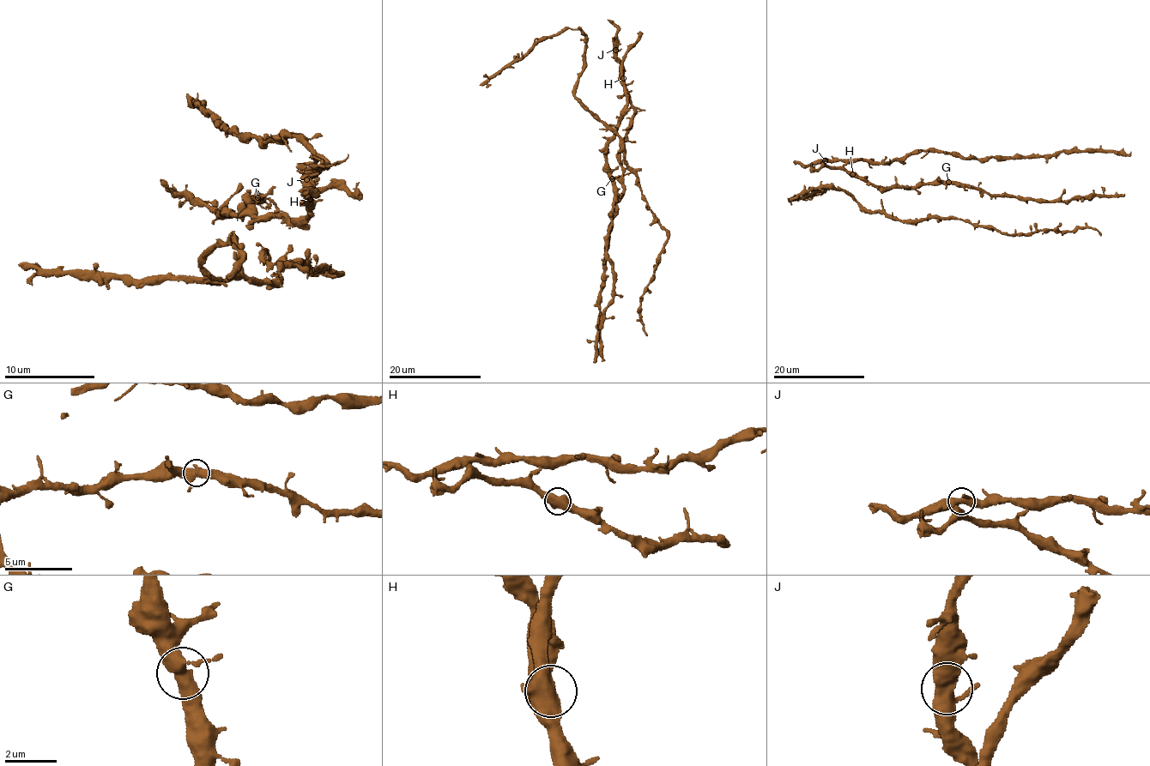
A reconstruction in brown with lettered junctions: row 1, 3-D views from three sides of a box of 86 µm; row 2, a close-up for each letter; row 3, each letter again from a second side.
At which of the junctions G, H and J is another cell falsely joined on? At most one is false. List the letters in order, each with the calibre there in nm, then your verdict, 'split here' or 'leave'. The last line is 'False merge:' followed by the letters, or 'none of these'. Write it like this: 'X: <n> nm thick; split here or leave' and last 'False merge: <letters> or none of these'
G: 480 nm thick; leave
H: 480 nm thick; leave
J: 480 nm thick; leave
False merge: none of these

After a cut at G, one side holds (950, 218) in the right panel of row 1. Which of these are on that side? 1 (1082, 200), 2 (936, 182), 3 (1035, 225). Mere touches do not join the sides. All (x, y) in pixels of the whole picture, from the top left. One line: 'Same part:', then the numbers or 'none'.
Same part: 2, 3

